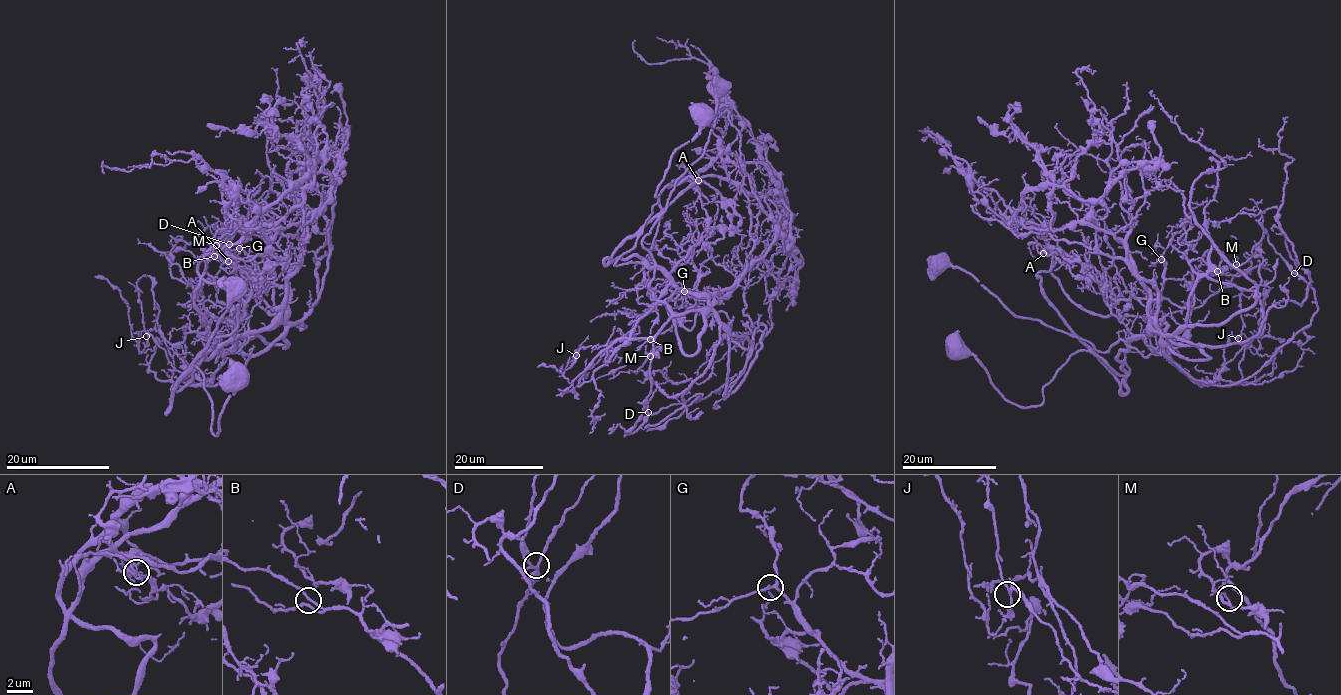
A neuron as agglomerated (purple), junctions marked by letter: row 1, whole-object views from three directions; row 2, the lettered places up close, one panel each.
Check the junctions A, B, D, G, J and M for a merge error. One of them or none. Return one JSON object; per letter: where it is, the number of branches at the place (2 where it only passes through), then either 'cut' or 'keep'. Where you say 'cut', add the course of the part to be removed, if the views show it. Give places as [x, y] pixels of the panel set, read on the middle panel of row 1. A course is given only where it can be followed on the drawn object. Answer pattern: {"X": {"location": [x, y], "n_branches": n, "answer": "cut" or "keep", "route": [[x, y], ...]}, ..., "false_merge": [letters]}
{"A": {"location": [698, 180], "n_branches": 2, "answer": "cut", "route": [[698, 180], [739, 186], [753, 249], [720, 301], [675, 314], [653, 339], [651, 391], [625, 435], [671, 362]]}, "B": {"location": [650, 339], "n_branches": 2, "answer": "keep"}, "D": {"location": [648, 412], "n_branches": 3, "answer": "keep"}, "G": {"location": [684, 291], "n_branches": 3, "answer": "keep"}, "J": {"location": [576, 355], "n_branches": 3, "answer": "keep"}, "M": {"location": [650, 356], "n_branches": 3, "answer": "keep"}, "false_merge": ["A"]}

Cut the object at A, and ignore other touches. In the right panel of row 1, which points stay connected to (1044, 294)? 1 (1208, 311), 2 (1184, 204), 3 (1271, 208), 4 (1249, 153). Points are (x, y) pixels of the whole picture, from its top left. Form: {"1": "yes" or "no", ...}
{"1": "no", "2": "yes", "3": "yes", "4": "no"}

